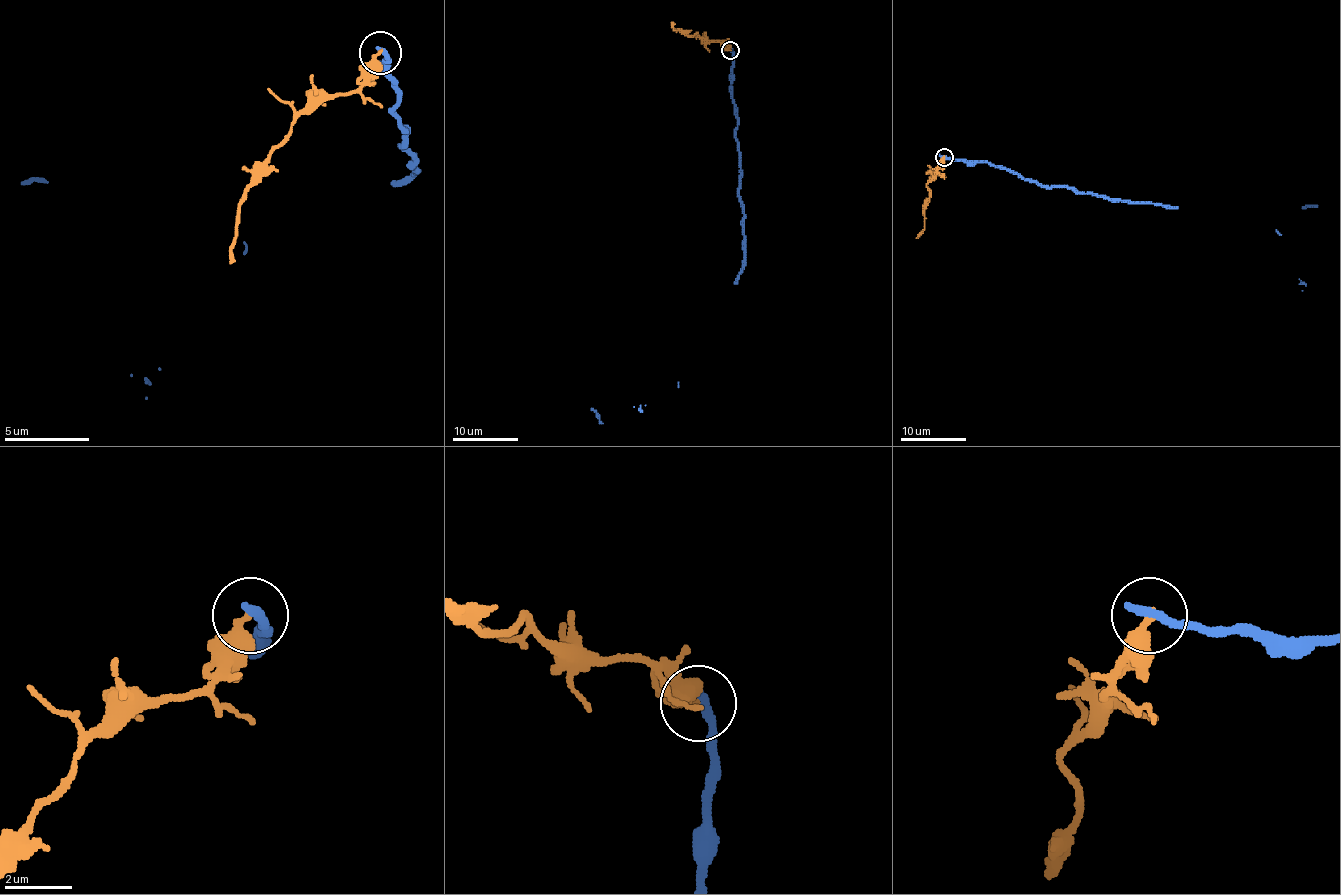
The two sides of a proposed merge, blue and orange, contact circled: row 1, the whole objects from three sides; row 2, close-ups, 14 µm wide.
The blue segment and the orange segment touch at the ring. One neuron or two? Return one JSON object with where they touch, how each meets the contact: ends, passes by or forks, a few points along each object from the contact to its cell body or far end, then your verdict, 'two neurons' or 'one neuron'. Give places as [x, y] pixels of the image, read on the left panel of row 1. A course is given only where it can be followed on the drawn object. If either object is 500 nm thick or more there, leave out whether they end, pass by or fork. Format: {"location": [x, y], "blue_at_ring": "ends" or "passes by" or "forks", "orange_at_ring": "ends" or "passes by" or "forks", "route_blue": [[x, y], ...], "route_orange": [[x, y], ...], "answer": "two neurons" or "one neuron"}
{"location": [380, 52], "blue_at_ring": "ends", "orange_at_ring": "ends", "route_blue": [[381, 53], [415, 173], [390, 181], [147, 381], [130, 377], [49, 181], [19, 185]], "route_orange": [[381, 53], [356, 87], [317, 100], [292, 126], [271, 164], [245, 194], [236, 241], [228, 262]], "answer": "two neurons"}

